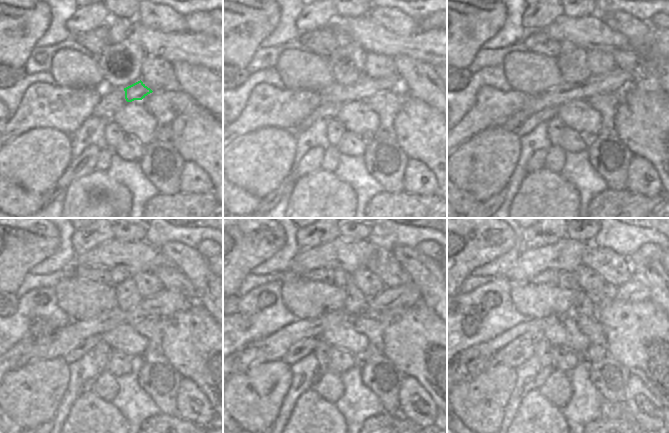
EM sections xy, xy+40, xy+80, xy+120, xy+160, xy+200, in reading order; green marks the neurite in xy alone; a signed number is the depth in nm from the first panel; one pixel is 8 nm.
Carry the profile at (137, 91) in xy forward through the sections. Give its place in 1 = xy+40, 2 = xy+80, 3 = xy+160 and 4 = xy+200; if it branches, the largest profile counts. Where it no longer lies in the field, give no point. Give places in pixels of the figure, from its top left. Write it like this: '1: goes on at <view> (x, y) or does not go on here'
1: goes on at xy+40 (367, 87)
2: goes on at xy+80 (616, 81)
3: goes on at xy+160 (274, 347)
4: goes on at xy+200 (469, 363)

